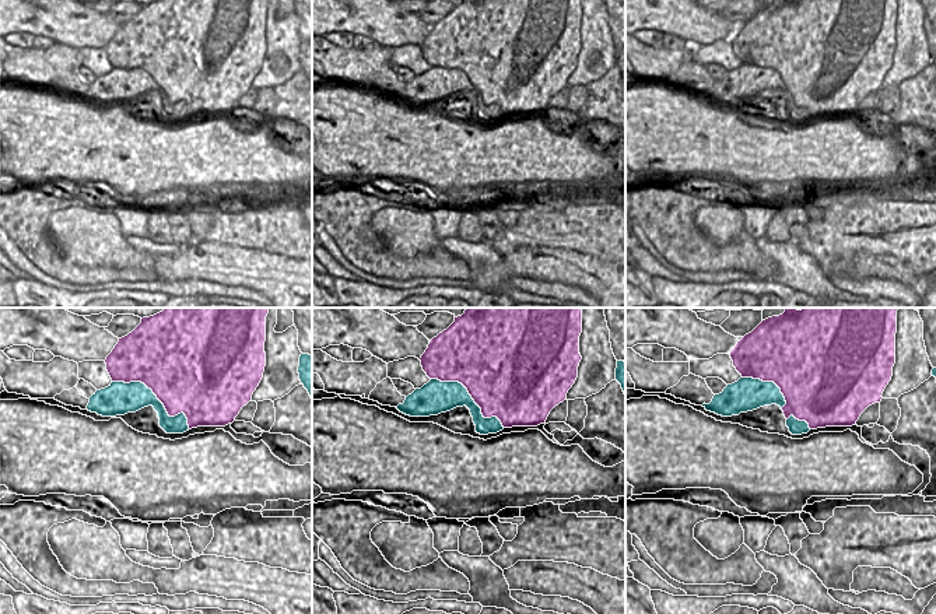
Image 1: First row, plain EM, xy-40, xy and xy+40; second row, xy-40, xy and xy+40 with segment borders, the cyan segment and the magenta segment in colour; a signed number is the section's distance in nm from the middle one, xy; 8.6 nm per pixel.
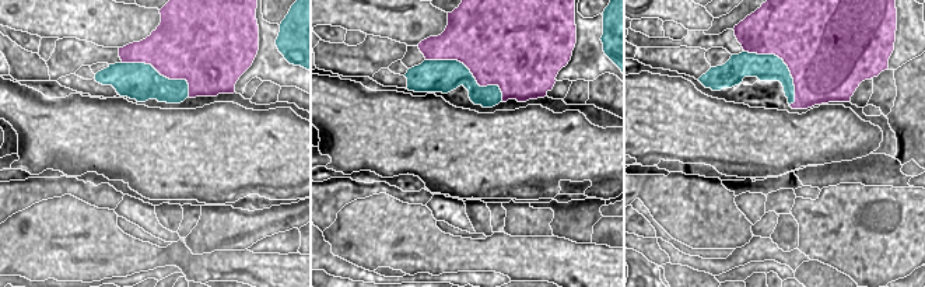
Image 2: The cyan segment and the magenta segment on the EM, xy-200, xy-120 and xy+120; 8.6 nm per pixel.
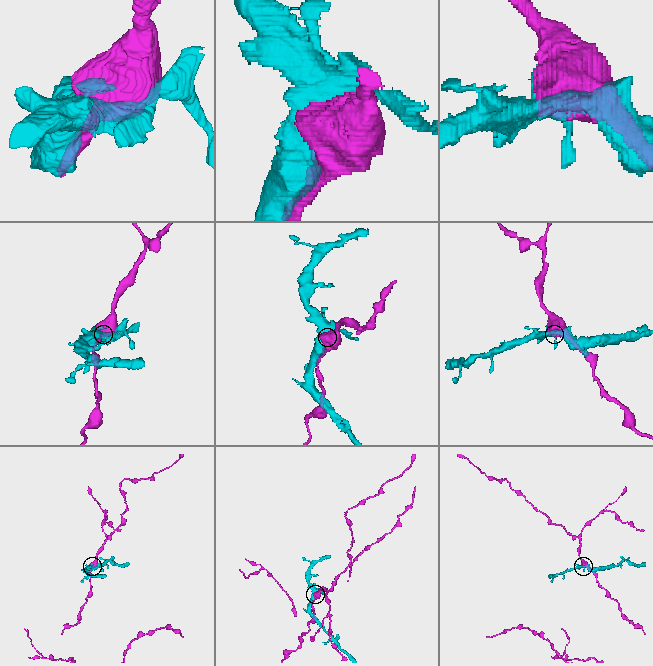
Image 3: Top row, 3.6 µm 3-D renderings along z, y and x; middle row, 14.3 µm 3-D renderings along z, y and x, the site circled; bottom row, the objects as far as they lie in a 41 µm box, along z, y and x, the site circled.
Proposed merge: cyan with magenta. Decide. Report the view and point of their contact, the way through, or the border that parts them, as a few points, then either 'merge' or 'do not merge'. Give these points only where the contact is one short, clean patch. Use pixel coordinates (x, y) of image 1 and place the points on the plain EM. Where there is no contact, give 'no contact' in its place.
xy-40 (156, 84) | do not merge

